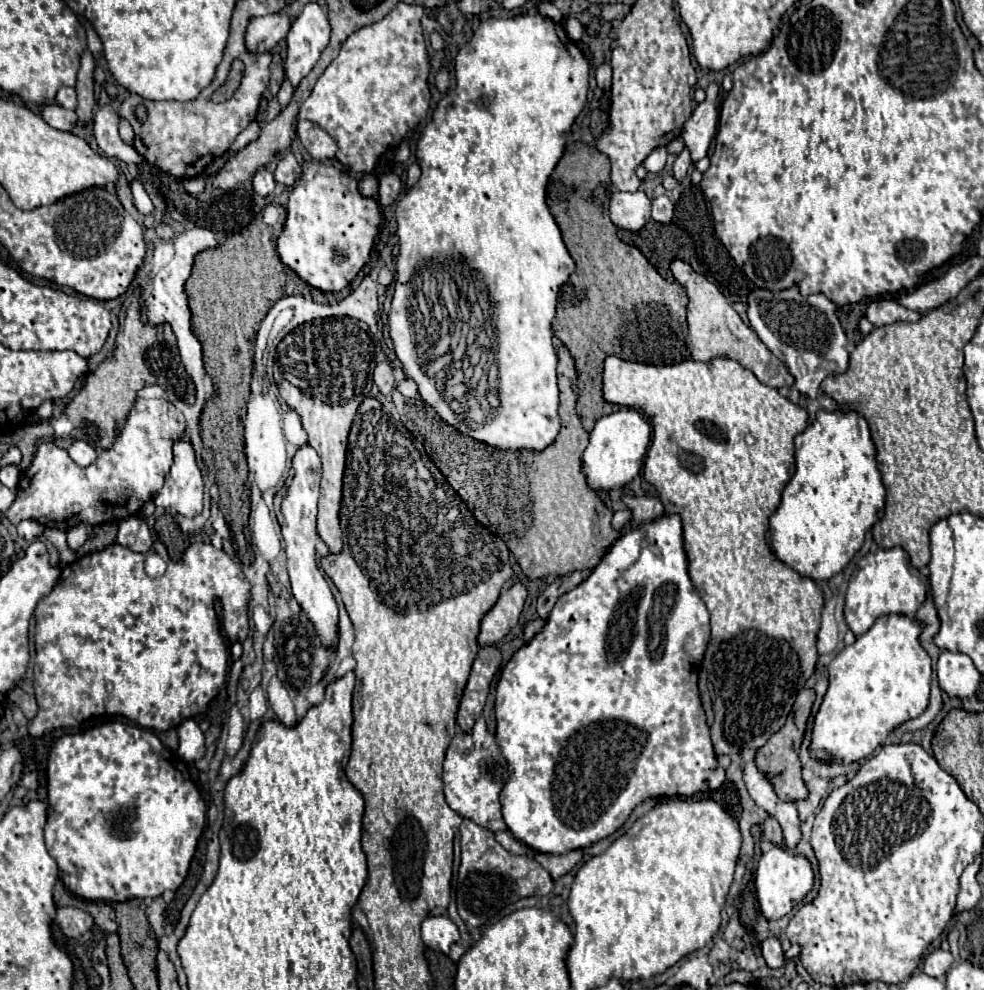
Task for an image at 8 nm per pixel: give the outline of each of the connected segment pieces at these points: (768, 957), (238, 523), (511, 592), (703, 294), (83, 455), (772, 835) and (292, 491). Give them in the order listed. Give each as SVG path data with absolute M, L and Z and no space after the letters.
M768 937L762 941L762 957L770 969L778 969L784 965L784 951L778 937Z
M284 213L282 219L274 225L266 225L260 219L254 219L242 233L230 235L220 247L212 251L202 251L196 255L196 263L192 265L192 275L188 277L186 291L188 303L192 311L192 331L202 343L204 351L204 367L214 383L214 395L202 409L200 415L200 429L204 437L204 447L208 447L216 455L216 483L220 489L220 511L226 517L226 523L232 531L232 541L236 547L236 555L242 563L252 561L252 549L248 543L248 513L250 513L250 487L248 487L248 467L244 455L244 415L246 415L246 401L250 393L250 379L252 379L252 345L256 339L256 331L268 309L284 295L310 295L310 287L290 271L276 253L276 239L284 227Z
M516 583L498 597L494 607L480 621L480 633L476 637L480 647L500 642L500 639L518 623L526 595L526 587L522 583Z
M674 259L670 263L670 271L672 271L674 279L684 287L688 296L688 340L692 359L696 359L696 361L710 361L714 357L734 359L742 367L750 369L758 377L760 383L774 387L774 389L790 387L794 383L794 377L788 373L786 365L768 351L768 347L760 341L756 331L752 331L740 319L740 315L730 307L730 303L726 301L726 297L720 293L720 289L714 283L710 283L704 275L696 273L682 259Z
M74 441L72 447L68 449L68 453L70 453L70 457L74 459L74 463L76 463L78 467L88 467L88 465L92 465L92 463L96 461L96 451L94 451L94 447L90 447L90 445L84 443L84 441Z
M768 817L764 821L764 839L768 839L774 845L780 845L782 843L782 829L776 823L776 819L772 819L772 817Z
M306 443L298 447L292 457L292 467L288 475L288 483L274 495L274 511L278 523L282 527L282 537L286 543L286 561L288 561L288 575L292 581L292 593L308 619L312 621L314 629L318 631L322 643L330 647L336 641L336 627L338 627L338 605L330 591L328 581L324 579L322 571L316 563L316 503L318 503L318 483L322 475L322 465L318 453Z

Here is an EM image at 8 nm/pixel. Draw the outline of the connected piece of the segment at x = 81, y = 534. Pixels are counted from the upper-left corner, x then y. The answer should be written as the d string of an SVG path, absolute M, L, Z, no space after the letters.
M78 523L76 527L72 527L70 531L68 531L68 547L70 549L80 549L84 543L86 543L86 539L92 535L92 531L94 531L96 527L88 527L88 523Z

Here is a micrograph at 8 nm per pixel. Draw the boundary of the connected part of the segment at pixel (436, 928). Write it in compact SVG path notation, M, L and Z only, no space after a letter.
M438 915L438 917L428 917L422 923L422 941L440 953L448 953L450 945L456 943L460 939L458 927L446 917L446 915Z

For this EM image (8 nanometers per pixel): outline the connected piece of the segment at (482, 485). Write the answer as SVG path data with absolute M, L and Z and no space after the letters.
M560 347L556 353L562 427L556 441L544 451L500 451L486 443L476 443L476 439L468 439L468 435L444 423L420 397L412 401L398 389L392 391L392 401L406 429L412 435L422 435L426 453L448 483L474 517L508 543L530 579L596 567L606 547L620 537L610 525L612 509L598 499L596 491L588 489L580 471L580 455L588 445L588 433L582 429L574 409L578 399L574 359L566 347Z

